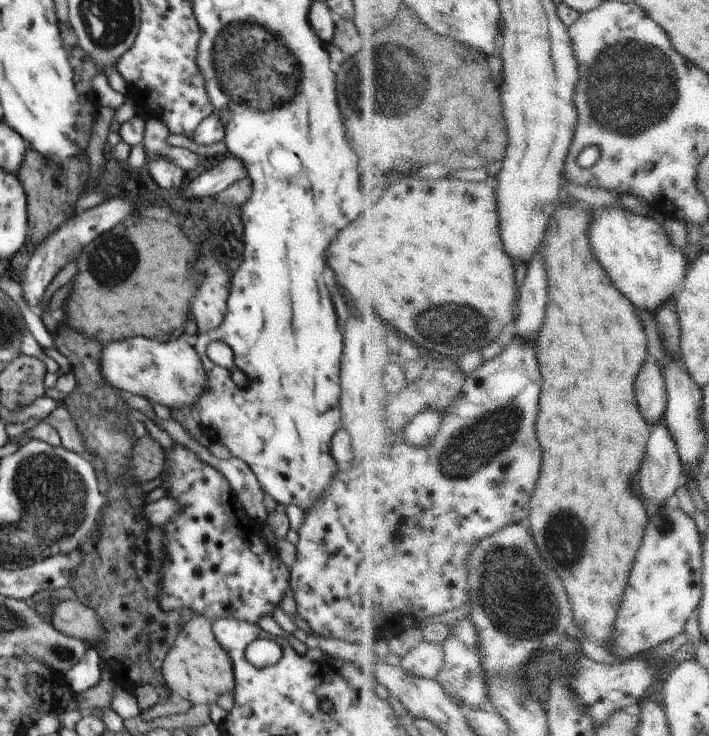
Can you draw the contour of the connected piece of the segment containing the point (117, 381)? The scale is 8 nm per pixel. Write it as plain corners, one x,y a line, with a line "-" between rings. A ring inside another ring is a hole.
143,336
111,341
102,346
100,372
104,380
118,390
126,390
162,404
171,410
191,406
206,390
206,371
200,355
182,337
162,342

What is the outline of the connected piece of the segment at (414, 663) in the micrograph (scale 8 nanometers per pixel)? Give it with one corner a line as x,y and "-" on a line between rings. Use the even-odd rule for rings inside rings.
423,641
420,646
412,650
406,657
397,661
412,675
437,679
444,669
446,658
444,644

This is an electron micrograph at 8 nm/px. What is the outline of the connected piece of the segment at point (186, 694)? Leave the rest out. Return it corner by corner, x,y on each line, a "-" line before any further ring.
194,616
192,619
189,619
186,626
179,632
176,642
174,642
162,663
162,676
165,685
176,698
188,700
192,705
215,704
218,697
222,696
222,694
233,694
235,687
232,661
216,640
212,630
212,622
203,616

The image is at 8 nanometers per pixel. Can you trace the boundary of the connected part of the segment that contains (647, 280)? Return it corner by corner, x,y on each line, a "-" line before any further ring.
601,208
594,211
594,224
590,230
590,238
594,252
601,259
606,270
610,270
610,276
614,278
616,286
630,298
634,304
642,310
650,310
658,314
668,300
678,299
680,291
685,288
686,278
690,269
690,264
686,260
684,249
676,246
668,231
665,223
658,216
638,216
630,209
626,208

